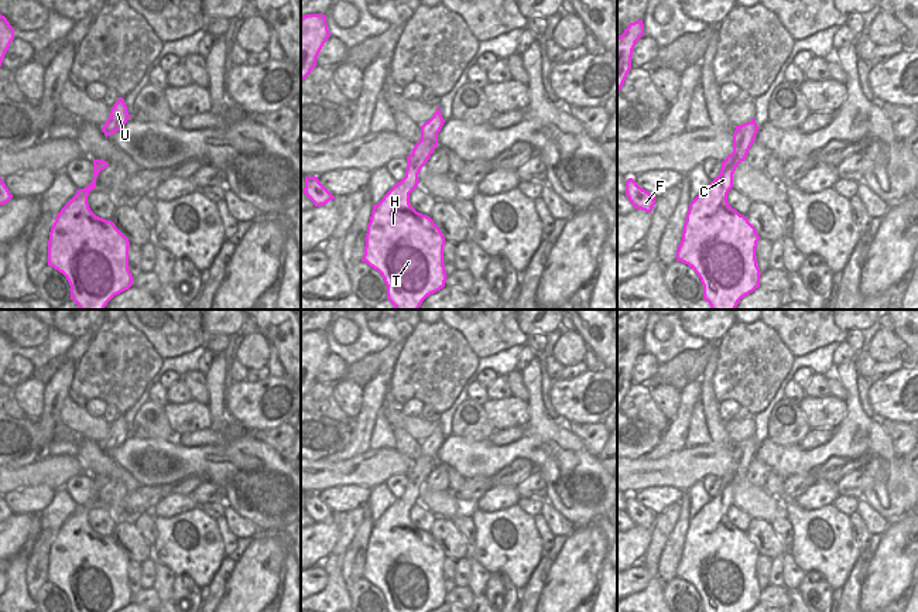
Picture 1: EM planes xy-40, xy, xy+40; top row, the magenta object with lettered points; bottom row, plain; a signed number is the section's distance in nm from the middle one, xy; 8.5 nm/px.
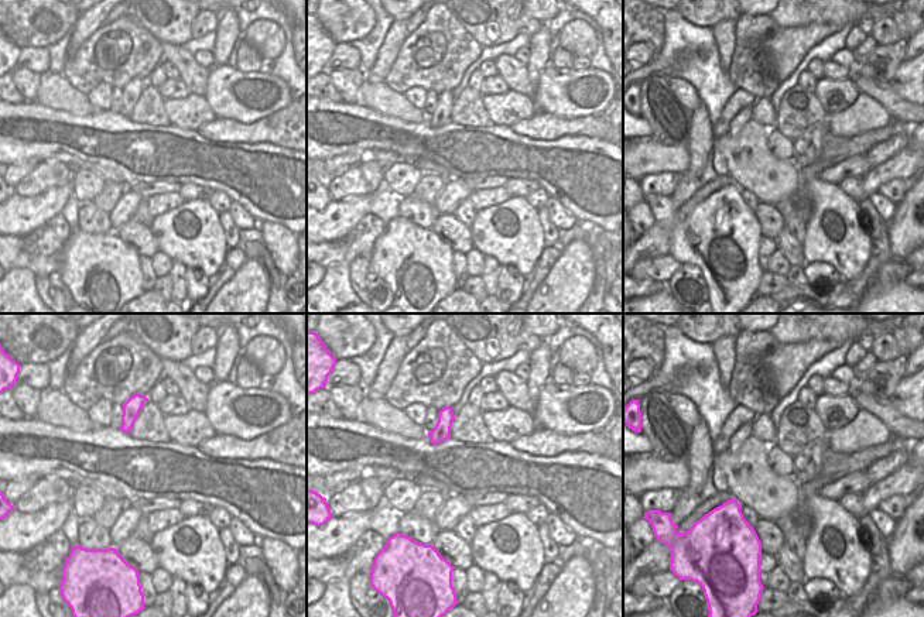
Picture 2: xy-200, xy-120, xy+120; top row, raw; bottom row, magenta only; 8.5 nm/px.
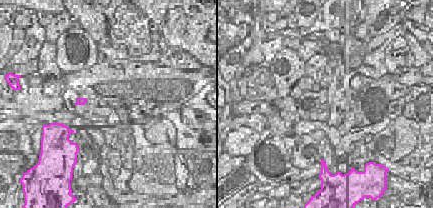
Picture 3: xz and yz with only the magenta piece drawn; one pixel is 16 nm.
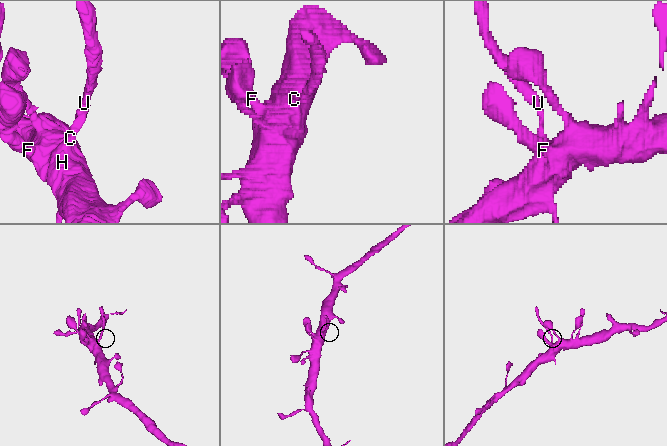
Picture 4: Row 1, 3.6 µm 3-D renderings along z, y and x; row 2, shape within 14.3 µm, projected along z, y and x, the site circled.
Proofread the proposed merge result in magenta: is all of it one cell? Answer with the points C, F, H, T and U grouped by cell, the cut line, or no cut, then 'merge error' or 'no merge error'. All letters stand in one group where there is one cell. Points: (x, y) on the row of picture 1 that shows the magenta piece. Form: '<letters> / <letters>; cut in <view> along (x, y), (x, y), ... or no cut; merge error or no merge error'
C F H T / U; cut in xy along (408, 163), (420, 168); merge error

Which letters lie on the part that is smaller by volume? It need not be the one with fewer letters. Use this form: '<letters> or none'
U

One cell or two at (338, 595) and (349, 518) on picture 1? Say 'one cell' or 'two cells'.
one cell

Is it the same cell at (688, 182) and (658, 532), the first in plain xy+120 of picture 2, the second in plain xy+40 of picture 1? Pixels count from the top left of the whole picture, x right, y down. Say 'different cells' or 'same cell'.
same cell

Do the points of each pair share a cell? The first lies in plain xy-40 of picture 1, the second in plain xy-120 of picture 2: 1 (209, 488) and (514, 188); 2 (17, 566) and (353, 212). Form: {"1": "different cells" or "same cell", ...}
{"1": "same cell", "2": "different cells"}

